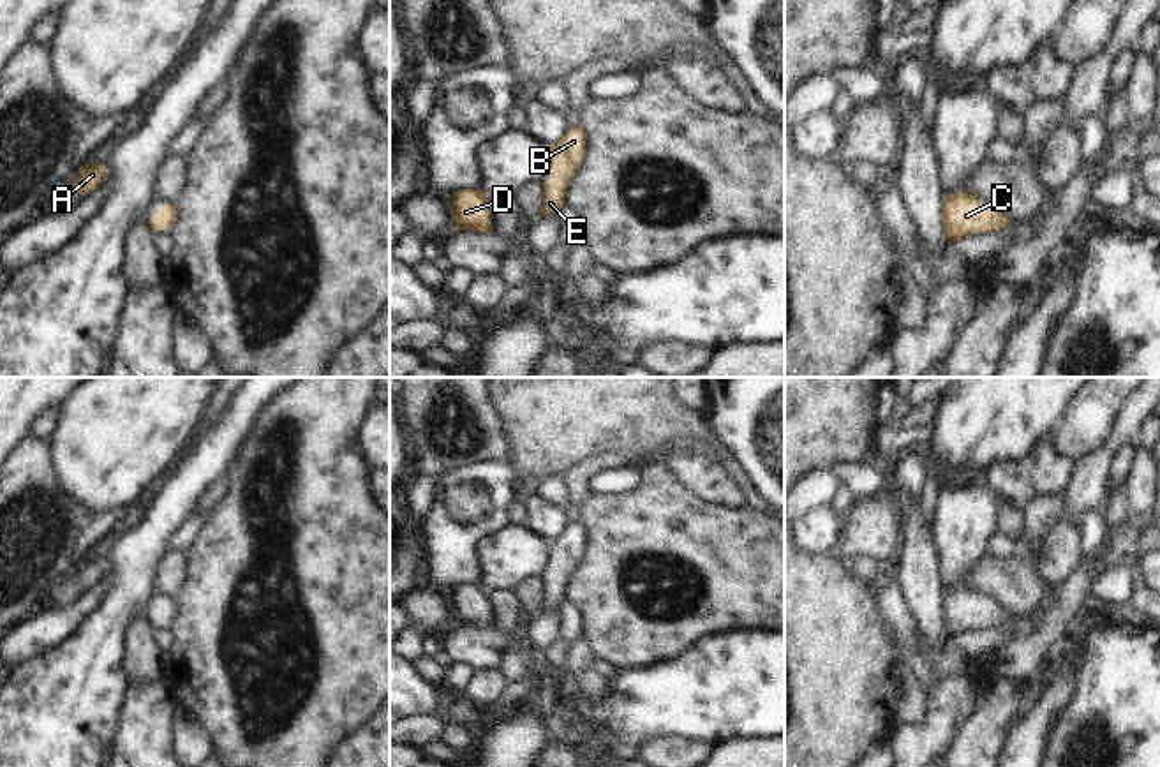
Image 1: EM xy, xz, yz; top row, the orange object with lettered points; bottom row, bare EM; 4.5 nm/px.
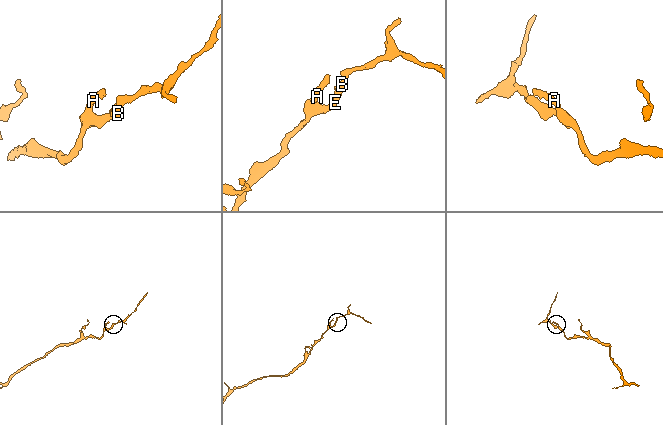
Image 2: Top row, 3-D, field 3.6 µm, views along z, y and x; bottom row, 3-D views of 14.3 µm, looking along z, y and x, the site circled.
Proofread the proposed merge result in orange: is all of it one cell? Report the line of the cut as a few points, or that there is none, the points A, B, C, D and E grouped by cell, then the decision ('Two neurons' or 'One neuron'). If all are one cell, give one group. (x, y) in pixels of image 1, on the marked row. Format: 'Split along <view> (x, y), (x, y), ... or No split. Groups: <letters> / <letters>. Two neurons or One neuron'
No split. Groups: A B C D E. One neuron.

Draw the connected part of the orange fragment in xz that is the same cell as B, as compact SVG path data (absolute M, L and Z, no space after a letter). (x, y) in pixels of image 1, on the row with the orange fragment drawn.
M573 125L566 134L548 146L550 176L543 182L543 213L548 215L564 205L566 187L585 157L585 132Z

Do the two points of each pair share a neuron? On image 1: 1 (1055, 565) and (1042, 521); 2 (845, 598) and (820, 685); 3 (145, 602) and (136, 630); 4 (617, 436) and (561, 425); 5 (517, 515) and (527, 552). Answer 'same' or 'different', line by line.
1: different
2: same
3: different
4: same
5: different

